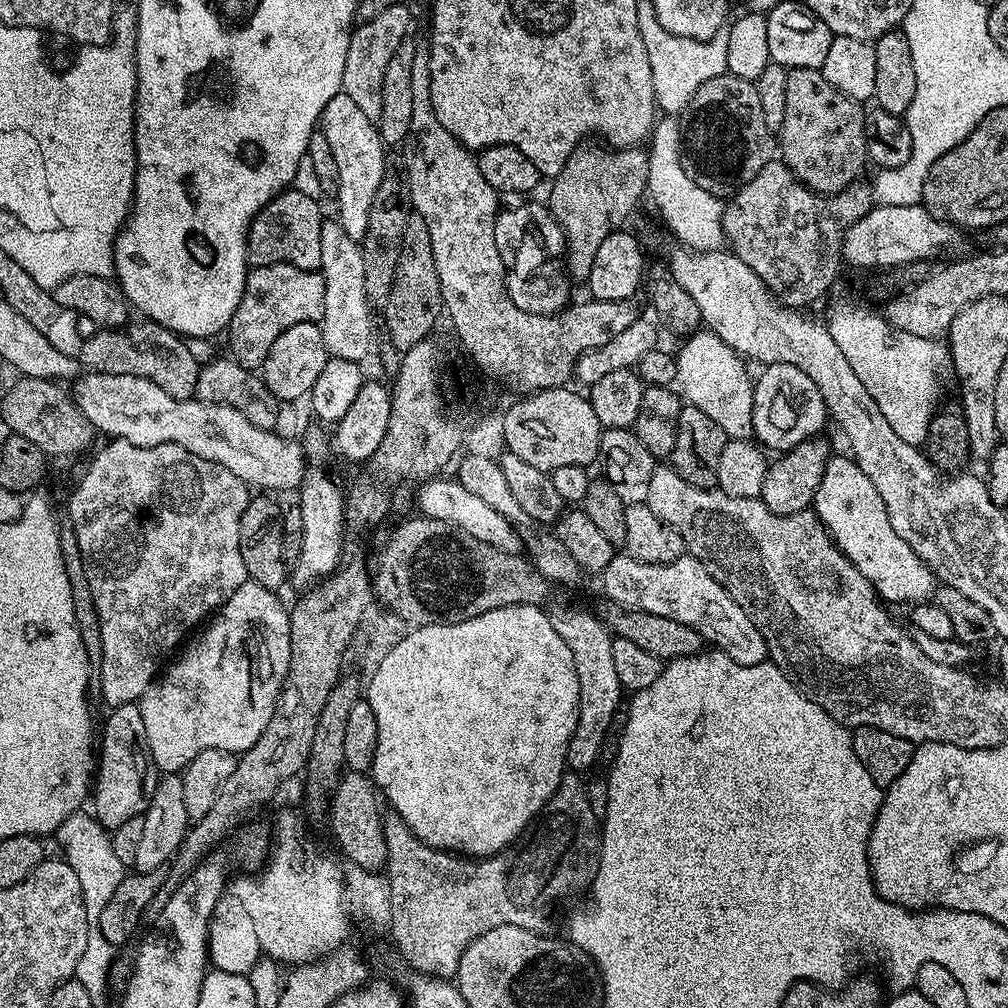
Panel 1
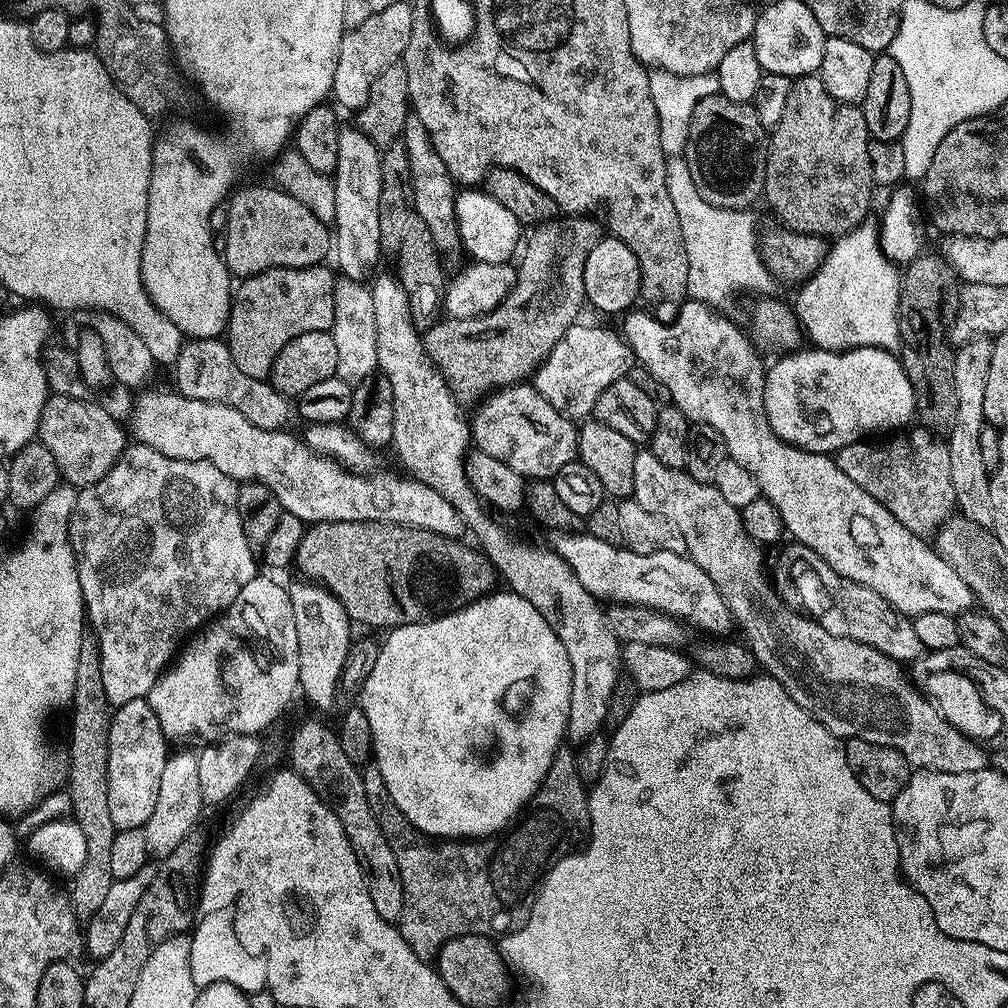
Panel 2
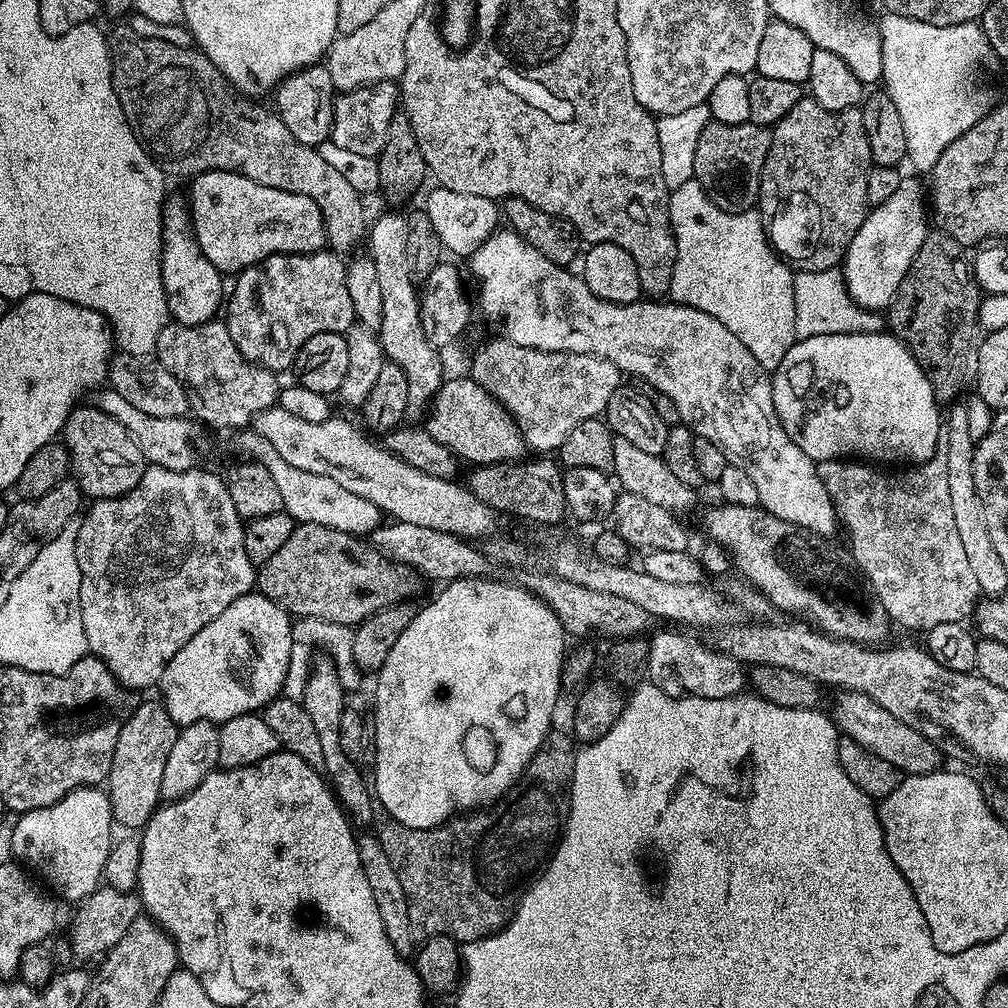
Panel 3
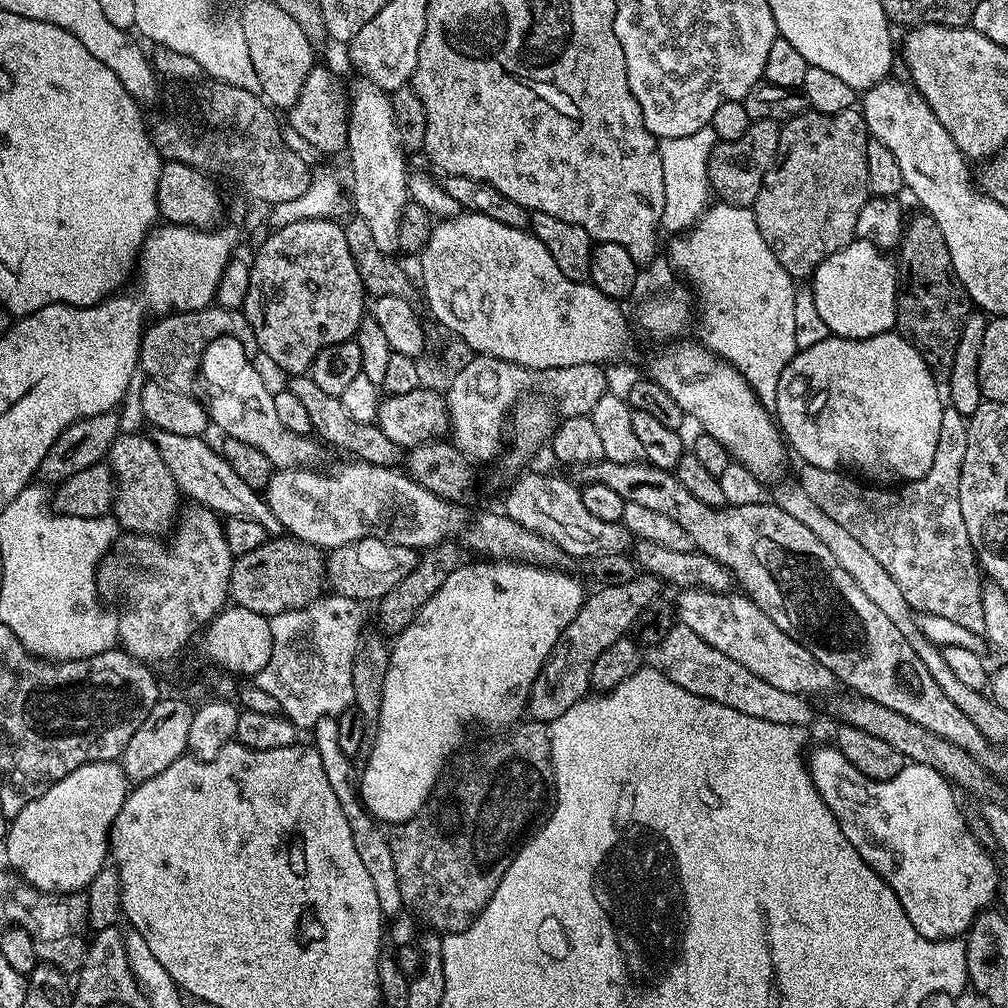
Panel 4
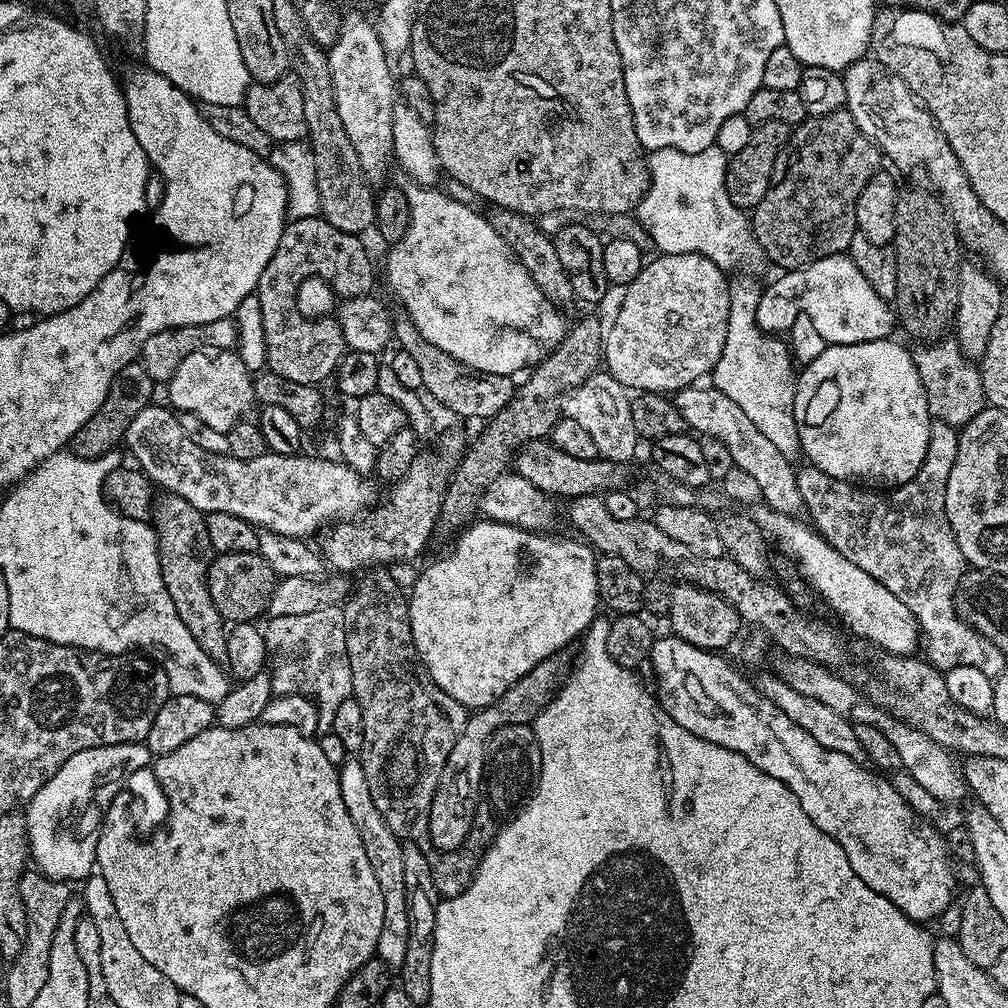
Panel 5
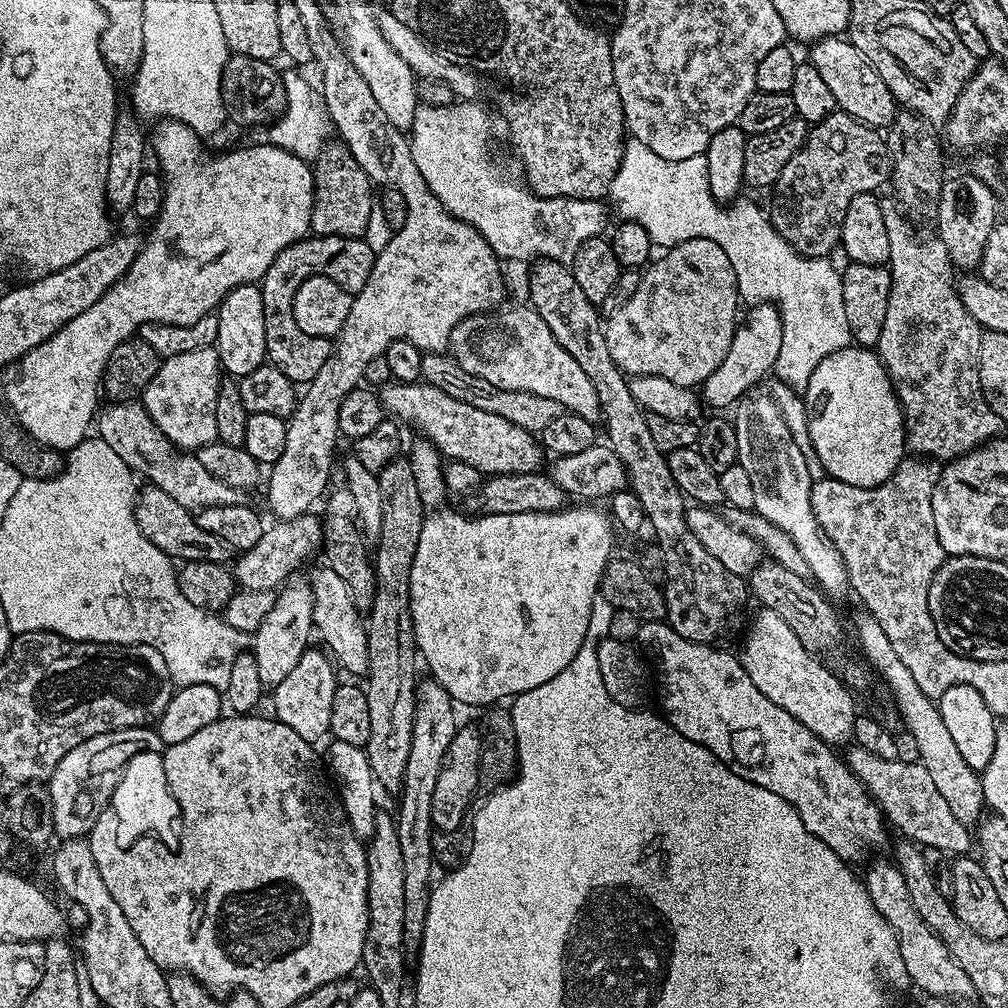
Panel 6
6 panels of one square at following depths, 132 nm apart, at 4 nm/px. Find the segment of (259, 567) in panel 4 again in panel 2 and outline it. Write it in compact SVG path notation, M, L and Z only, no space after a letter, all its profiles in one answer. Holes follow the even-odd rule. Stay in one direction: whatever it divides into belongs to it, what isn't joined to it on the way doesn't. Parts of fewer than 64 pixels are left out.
M322 522L305 527L294 564L297 569L300 567L305 581L320 584L336 595L338 602L347 610L349 620L357 625L369 624L372 628L391 630L407 624L420 624L424 620L435 620L446 612L454 612L474 603L497 587L498 573L491 561L475 547L467 548L460 543L464 542L434 534L425 528L401 524Z

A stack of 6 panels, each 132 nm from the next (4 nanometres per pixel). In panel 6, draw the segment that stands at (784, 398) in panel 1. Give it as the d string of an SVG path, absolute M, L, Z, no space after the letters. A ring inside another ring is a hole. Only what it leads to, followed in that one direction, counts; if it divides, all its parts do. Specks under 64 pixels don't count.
M849 346L822 358L802 395L812 451L831 479L873 488L895 474L906 456L904 412L875 351Z

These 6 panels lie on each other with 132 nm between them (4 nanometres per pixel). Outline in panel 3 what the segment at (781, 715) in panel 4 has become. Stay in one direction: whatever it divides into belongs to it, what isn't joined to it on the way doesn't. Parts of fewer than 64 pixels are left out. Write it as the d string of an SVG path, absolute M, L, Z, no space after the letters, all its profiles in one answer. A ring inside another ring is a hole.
M683 631L660 632L656 637L648 640L648 675L647 679L658 690L662 690L668 696L697 696L698 698L730 698L739 696L746 688L745 665L716 650L715 647L707 648L688 636L683 636Z

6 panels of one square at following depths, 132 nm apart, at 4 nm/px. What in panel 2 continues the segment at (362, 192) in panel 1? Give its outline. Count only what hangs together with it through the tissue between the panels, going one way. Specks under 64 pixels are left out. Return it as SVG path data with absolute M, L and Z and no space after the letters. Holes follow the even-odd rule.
M355 126L341 127L338 134L338 162L334 173L334 260L336 256L335 267L345 280L367 281L377 271L375 268L382 259L378 234L378 198L382 194L381 155L381 149L370 142L365 132Z

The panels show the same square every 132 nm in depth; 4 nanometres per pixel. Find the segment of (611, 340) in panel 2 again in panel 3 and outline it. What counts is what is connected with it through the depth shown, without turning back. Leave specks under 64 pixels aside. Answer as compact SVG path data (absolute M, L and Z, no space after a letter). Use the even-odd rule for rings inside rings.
M499 339L477 350L470 376L503 404L519 426L525 445L536 451L533 453L555 453L574 426L603 417L610 394L621 387L622 374L618 366L606 358L573 352L543 352Z

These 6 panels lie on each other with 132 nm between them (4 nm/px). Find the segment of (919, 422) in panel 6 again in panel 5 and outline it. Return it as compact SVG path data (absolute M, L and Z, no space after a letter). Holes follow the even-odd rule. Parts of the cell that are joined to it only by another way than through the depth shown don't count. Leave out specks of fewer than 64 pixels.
M944 338L939 342L928 342L917 347L912 357L918 370L918 378L922 378L922 386L926 390L928 412L933 421L948 424L954 429L961 429L986 407L984 387L980 377L980 369L973 361L962 354L955 339Z

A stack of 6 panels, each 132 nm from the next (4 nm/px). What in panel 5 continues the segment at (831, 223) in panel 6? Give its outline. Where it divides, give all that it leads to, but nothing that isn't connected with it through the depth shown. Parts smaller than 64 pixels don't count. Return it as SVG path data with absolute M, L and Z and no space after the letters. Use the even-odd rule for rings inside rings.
M841 110L834 114L822 114L821 116L805 116L804 121L795 125L791 129L788 137L788 146L782 153L782 171L773 179L772 185L766 190L766 194L762 198L762 202L758 202L756 208L751 209L750 219L752 221L752 232L756 235L756 240L760 243L761 253L765 257L768 256L777 264L780 270L789 270L806 267L818 259L829 258L831 255L847 253L848 247L852 239L858 235L856 227L856 203L858 202L858 194L862 194L862 186L866 186L866 182L870 182L870 178L874 178L876 172L881 171L882 153L876 147L874 141L866 135L858 126L858 122L854 122L854 118L847 112Z

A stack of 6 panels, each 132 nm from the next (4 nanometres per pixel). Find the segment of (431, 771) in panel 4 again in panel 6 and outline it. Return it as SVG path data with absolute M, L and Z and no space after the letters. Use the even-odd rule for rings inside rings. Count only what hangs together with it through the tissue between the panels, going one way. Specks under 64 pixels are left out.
M565 506L558 512L535 512L534 514L494 514L493 516L459 516L456 512L432 512L424 517L422 535L418 538L418 551L414 554L414 566L410 566L410 614L414 622L414 634L419 655L428 663L431 679L440 683L460 704L496 704L522 695L526 690L550 682L554 674L562 674L566 666L578 654L578 650L588 639L590 610L594 598L600 591L600 579L613 555L612 532L614 525L607 511L599 512L596 506L571 508Z

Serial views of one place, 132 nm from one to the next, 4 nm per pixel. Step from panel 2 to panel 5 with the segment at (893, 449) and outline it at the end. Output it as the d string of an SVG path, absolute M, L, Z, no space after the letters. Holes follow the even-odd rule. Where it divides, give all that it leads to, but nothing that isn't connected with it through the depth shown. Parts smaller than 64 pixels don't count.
M939 422L933 423L930 430L930 446L926 450L926 458L922 462L922 466L918 470L918 474L914 474L914 478L910 478L910 482L900 485L899 488L891 490L869 490L864 486L857 486L846 480L839 480L838 478L830 478L830 474L826 474L822 470L811 466L801 467L796 474L796 481L798 482L798 490L802 490L802 500L804 502L804 509L807 517L811 520L814 528L832 544L834 550L838 550L842 555L854 564L860 566L862 570L870 574L871 578L877 579L882 586L886 586L895 597L900 598L902 602L910 608L910 613L916 616L919 624L919 635L922 637L922 652L929 664L941 670L947 670L954 666L975 666L976 669L982 670L982 674L990 677L998 677L1006 670L1006 654L1002 650L998 650L998 646L994 646L994 642L990 642L990 638L986 638L982 634L978 634L978 630L971 628L965 620L956 613L956 588L960 585L960 579L964 577L966 571L966 561L962 550L958 546L955 534L952 533L950 522L946 518L946 482L950 479L950 469L954 466L954 458L958 454L958 438L959 431L950 427L948 424Z

